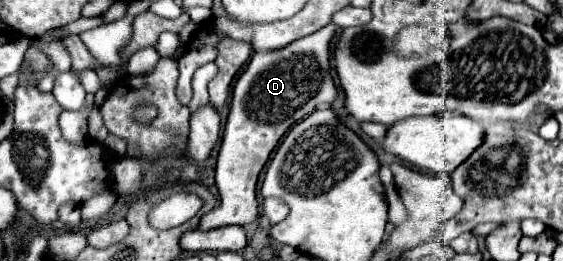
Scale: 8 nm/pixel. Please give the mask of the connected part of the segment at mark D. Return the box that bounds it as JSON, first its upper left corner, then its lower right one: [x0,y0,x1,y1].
[202,24,338,230]

